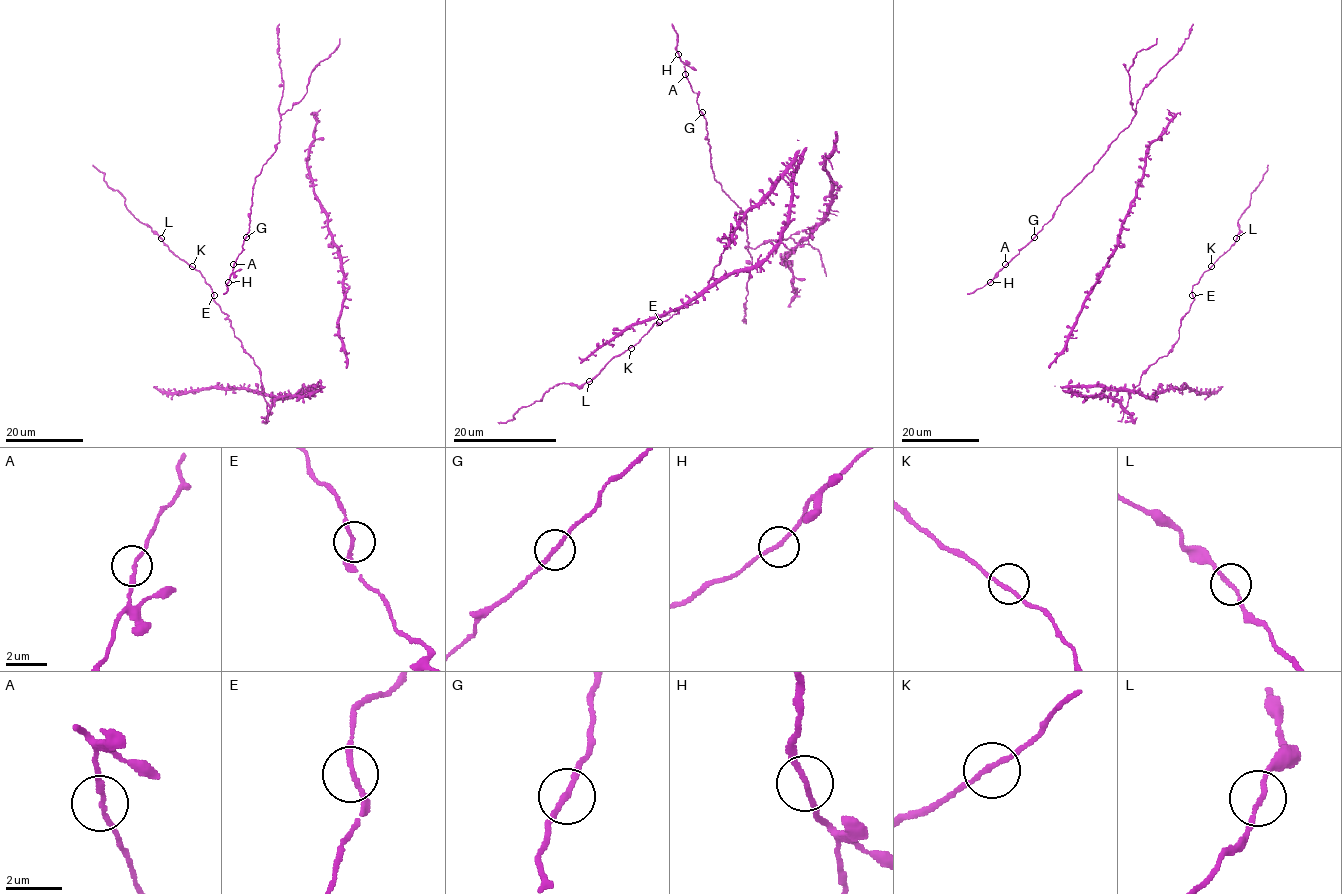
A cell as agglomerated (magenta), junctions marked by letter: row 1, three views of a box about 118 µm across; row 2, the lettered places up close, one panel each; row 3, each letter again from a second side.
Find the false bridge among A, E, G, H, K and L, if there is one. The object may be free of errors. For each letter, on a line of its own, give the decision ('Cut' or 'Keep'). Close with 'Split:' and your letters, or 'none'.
A: Keep
E: Keep
G: Keep
H: Keep
K: Keep
L: Keep
Split: none

